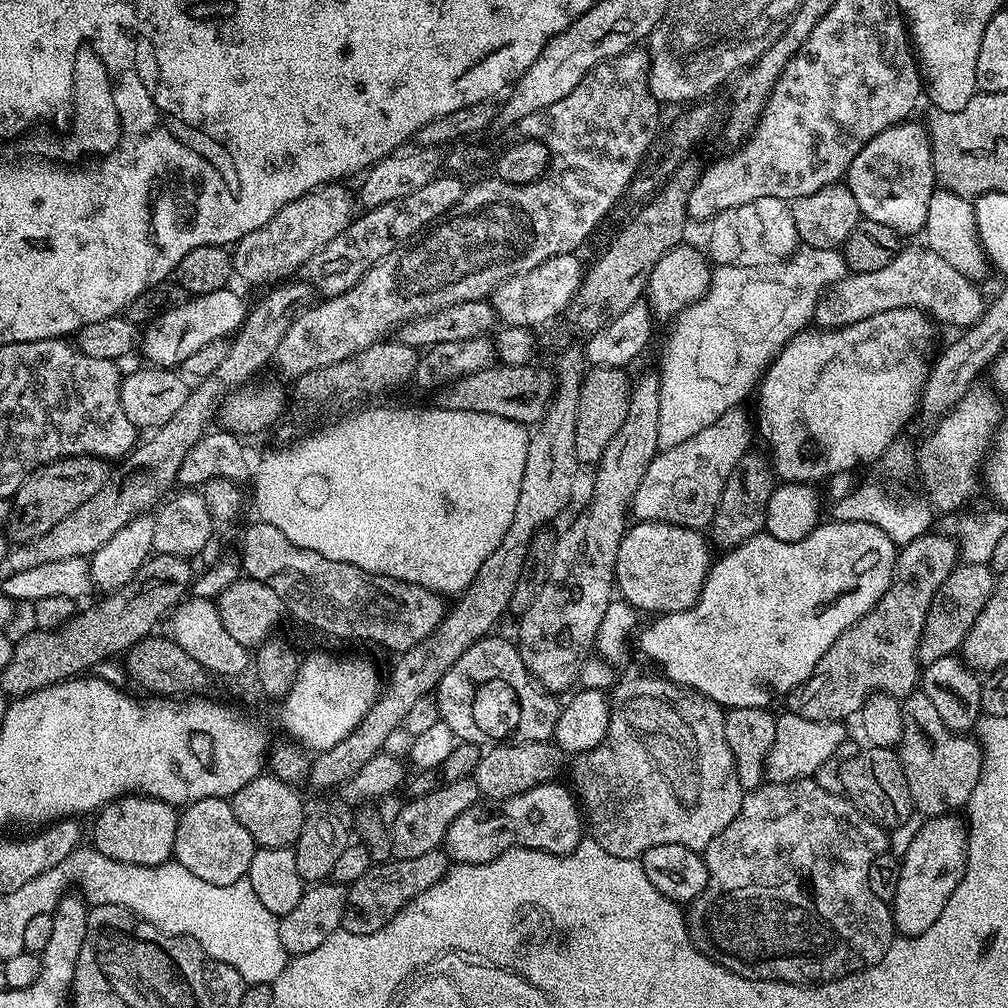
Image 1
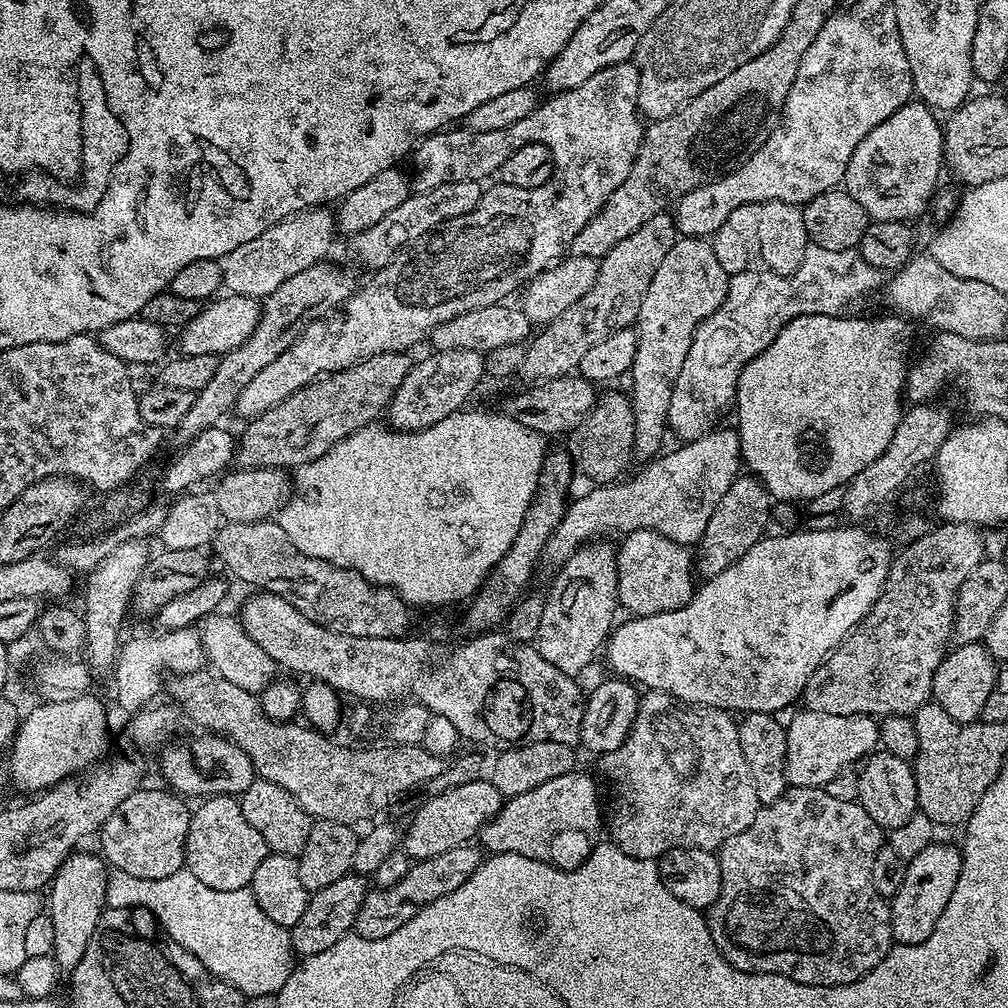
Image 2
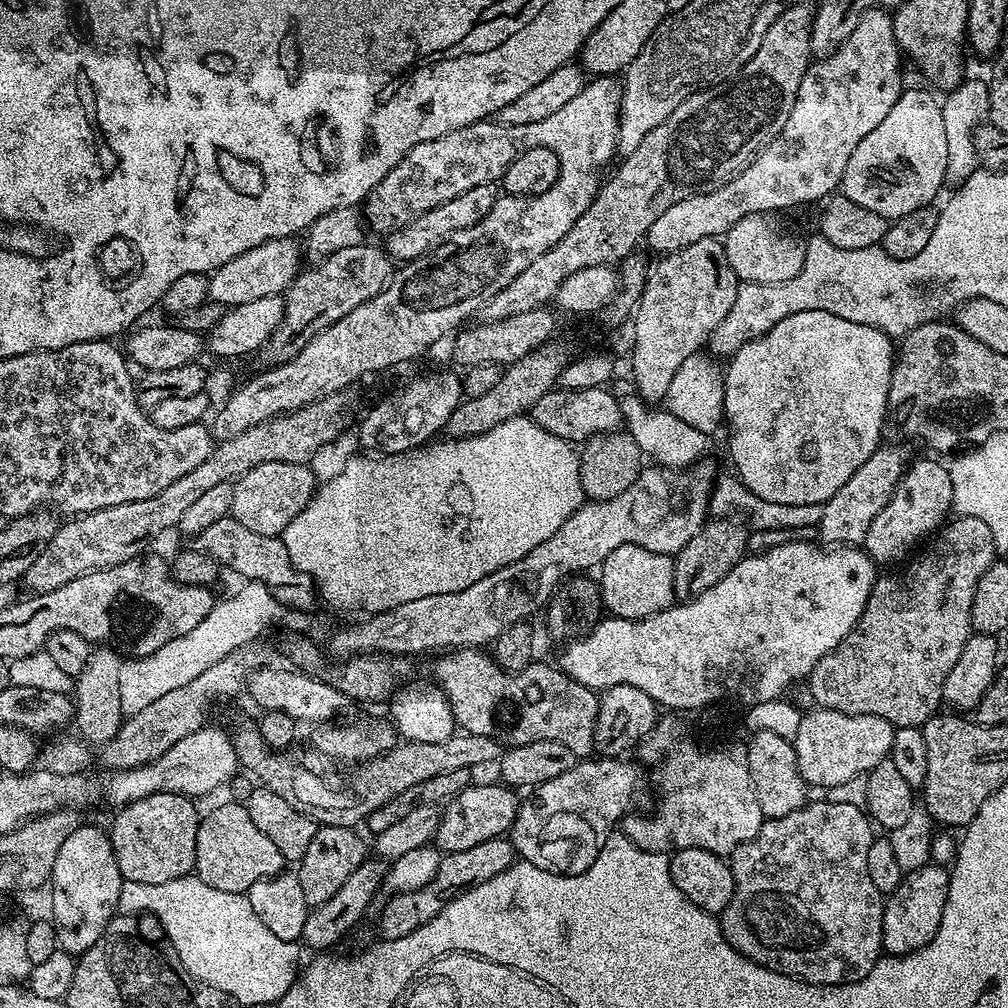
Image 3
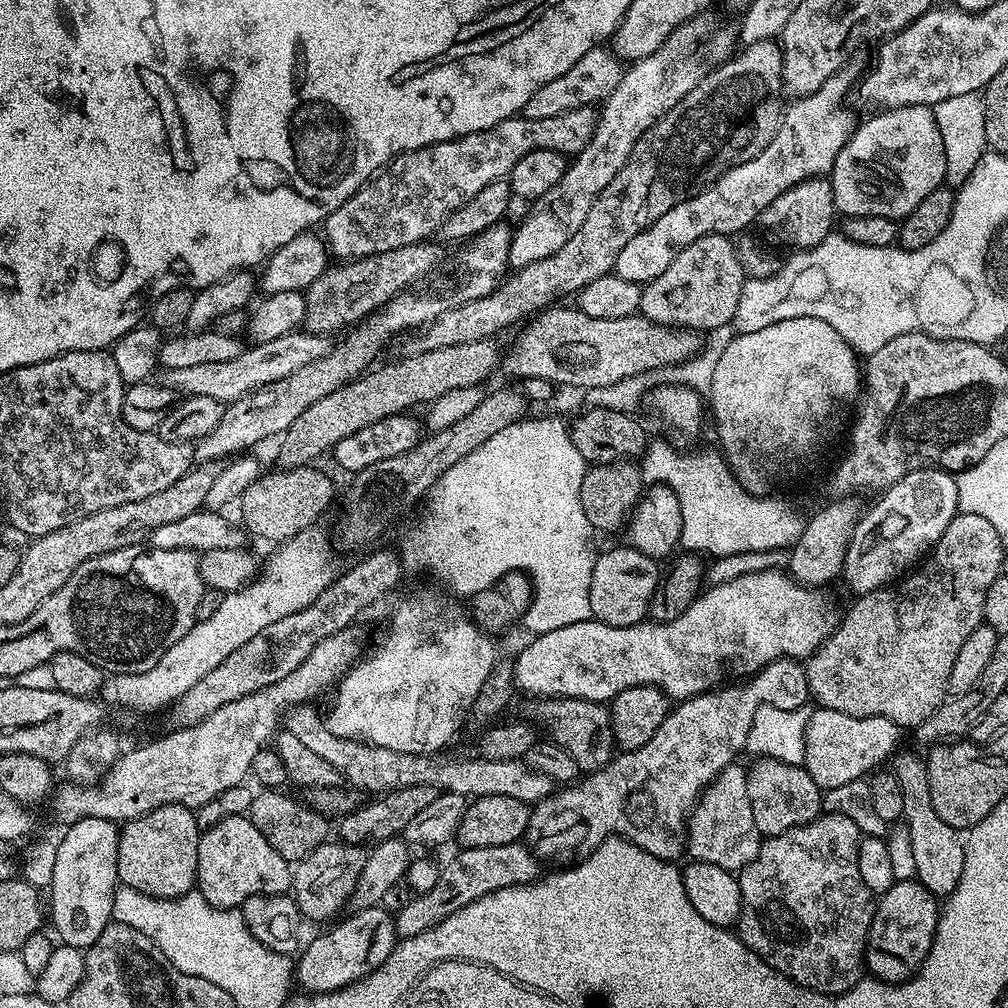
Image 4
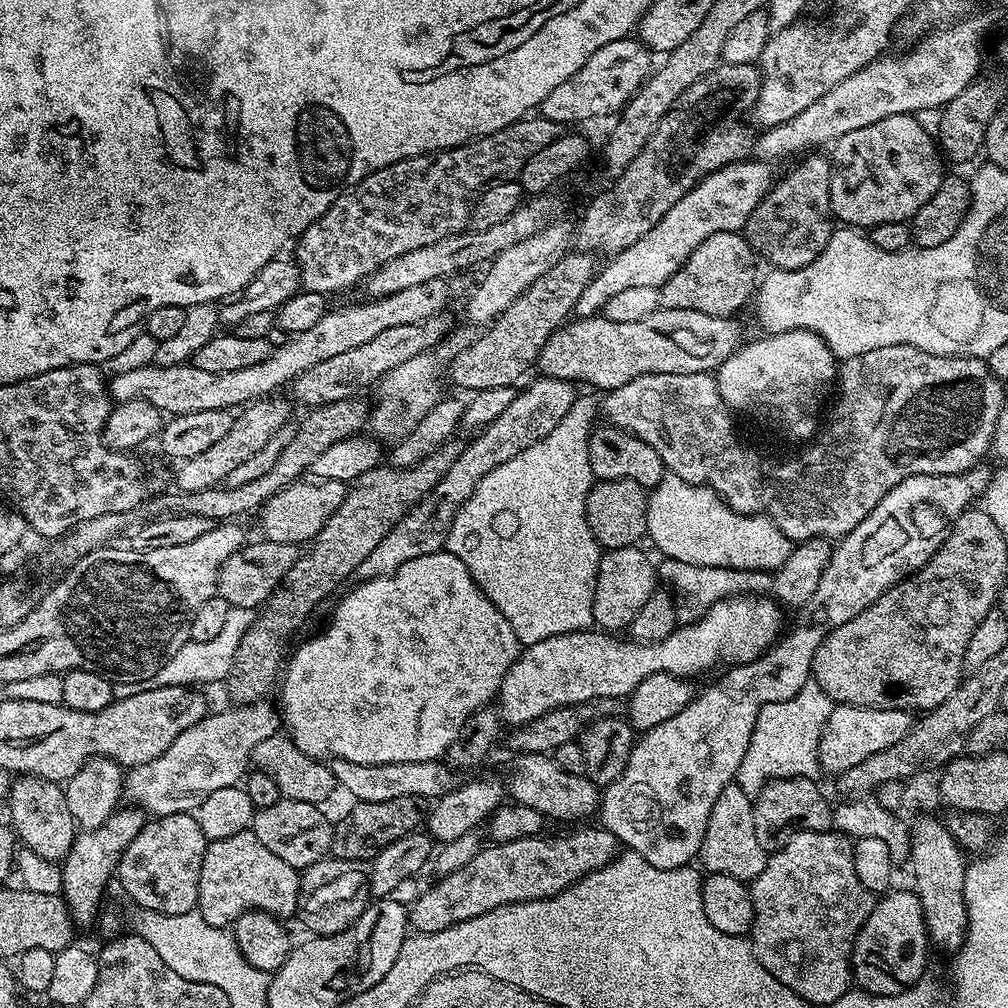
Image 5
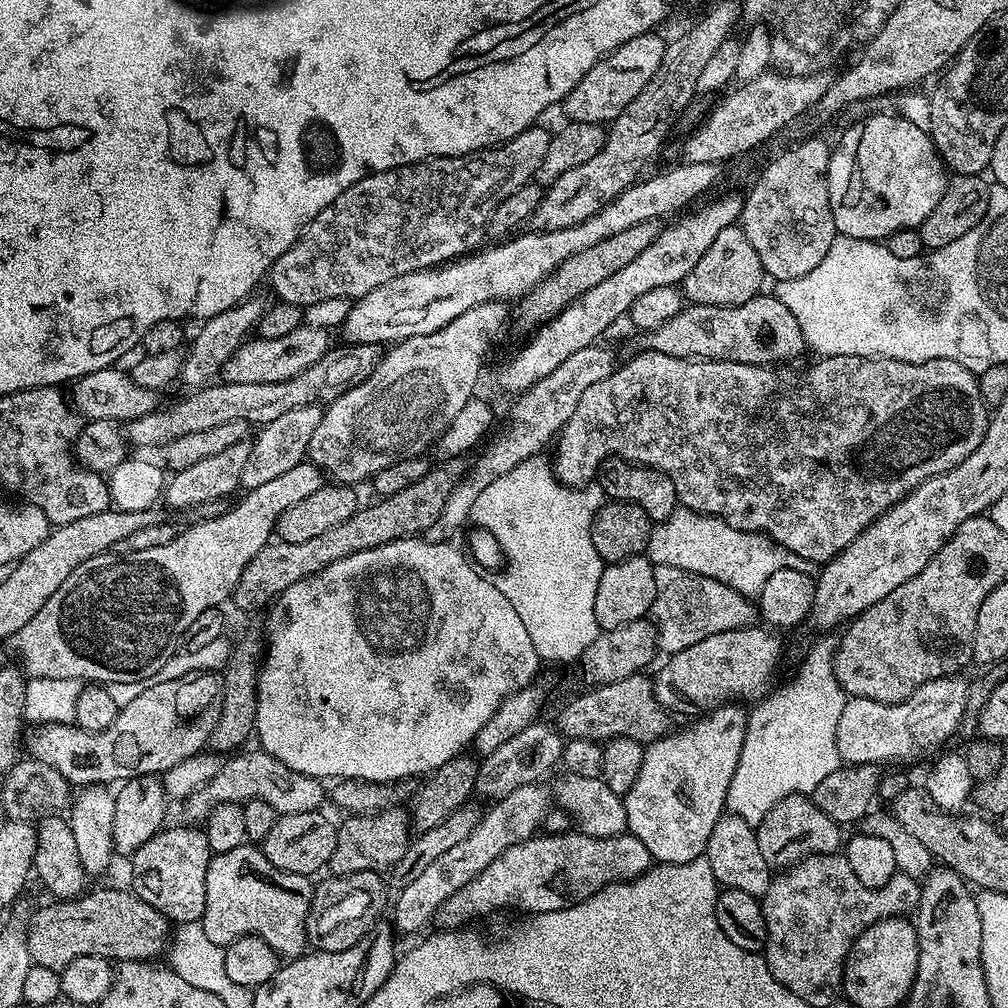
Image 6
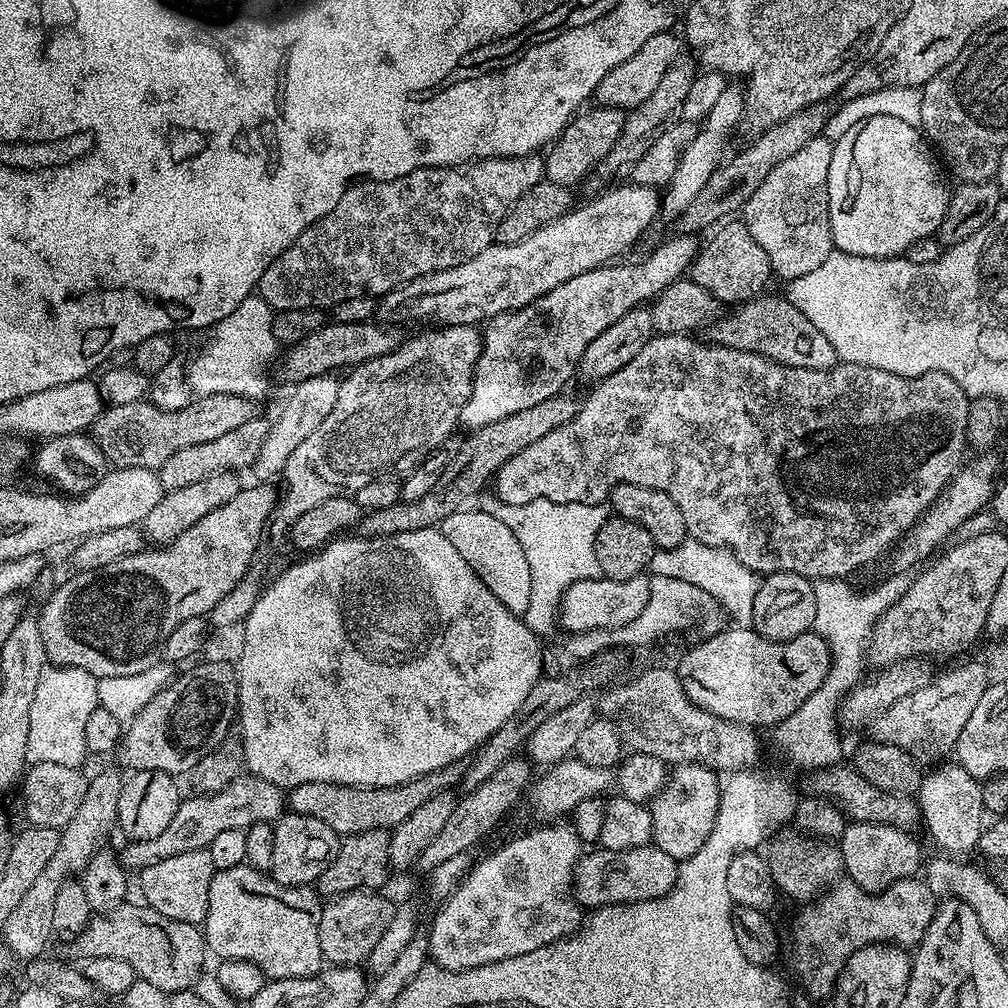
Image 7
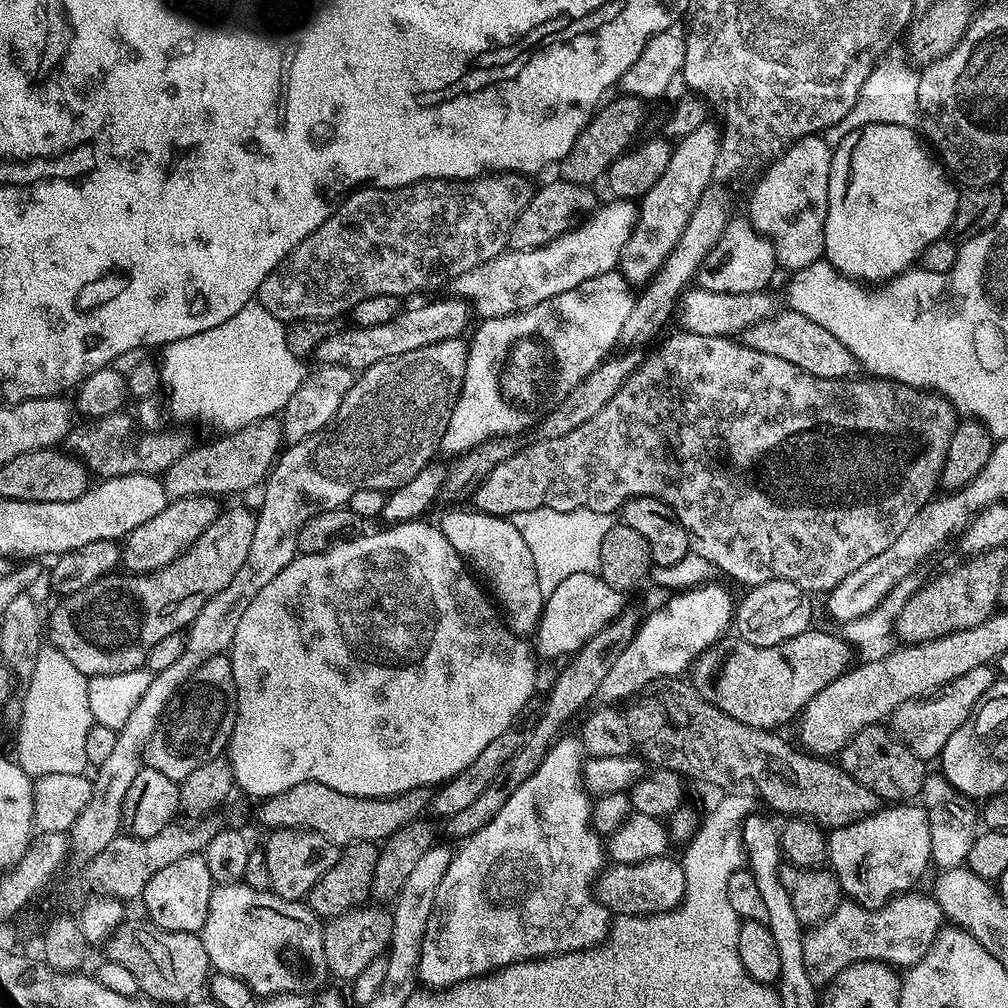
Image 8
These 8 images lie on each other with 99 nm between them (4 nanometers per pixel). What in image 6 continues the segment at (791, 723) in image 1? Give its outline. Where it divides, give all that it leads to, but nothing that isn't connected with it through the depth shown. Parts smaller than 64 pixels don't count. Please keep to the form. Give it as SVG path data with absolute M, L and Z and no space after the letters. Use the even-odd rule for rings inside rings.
M963 675L943 676L937 680L926 682L897 704L874 702L870 698L853 696L845 699L842 706L842 718L838 718L838 754L845 765L857 764L883 765L884 760L916 760L927 752L943 749L943 744L957 731L961 731L964 722L964 712L968 709L969 681Z

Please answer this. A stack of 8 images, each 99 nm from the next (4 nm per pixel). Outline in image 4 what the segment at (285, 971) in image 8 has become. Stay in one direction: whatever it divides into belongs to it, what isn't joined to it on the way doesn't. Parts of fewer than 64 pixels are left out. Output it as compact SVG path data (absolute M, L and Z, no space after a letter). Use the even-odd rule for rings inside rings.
M247 815L222 818L214 826L203 829L198 842L198 866L196 867L195 891L210 906L239 909L251 896L283 896L291 889L293 865L266 838L262 838L262 830L254 826L254 822Z

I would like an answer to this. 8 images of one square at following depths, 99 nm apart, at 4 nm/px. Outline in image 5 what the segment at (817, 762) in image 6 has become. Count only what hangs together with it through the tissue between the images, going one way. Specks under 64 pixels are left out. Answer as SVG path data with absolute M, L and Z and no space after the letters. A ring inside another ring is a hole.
M815 682L802 686L802 690L786 702L770 702L762 706L758 722L754 722L754 734L750 734L750 746L746 746L742 766L738 766L734 781L737 786L755 798L769 780L791 776L819 777L822 772L818 754L820 735L833 707L831 698Z

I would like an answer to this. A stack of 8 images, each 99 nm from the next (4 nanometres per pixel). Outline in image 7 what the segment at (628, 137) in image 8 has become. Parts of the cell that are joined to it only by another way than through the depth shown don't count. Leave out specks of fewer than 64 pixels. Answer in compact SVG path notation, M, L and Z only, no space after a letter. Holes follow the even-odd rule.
M592 106L573 116L559 138L553 140L547 149L544 156L546 179L572 188L579 180L586 179L595 168L599 169L604 159L610 154L610 150L614 150L614 142L618 142L618 134L622 134L625 115L623 108Z

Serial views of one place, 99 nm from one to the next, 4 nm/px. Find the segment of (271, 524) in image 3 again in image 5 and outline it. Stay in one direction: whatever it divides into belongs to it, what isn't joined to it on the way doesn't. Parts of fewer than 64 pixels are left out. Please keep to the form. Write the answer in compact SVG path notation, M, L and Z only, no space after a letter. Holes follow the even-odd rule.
M299 478L292 484L278 490L258 509L260 516L260 533L263 539L283 544L307 545L315 540L322 526L342 506L342 498L346 485L337 480L317 480L315 478Z

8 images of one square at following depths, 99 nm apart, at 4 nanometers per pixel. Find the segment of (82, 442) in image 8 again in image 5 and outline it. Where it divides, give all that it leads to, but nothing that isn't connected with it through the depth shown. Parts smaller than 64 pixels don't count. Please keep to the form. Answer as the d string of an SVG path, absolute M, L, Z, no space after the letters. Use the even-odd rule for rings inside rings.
M448 314L432 316L410 326L390 326L390 330L382 330L370 342L362 346L354 346L354 350L346 350L334 358L326 358L326 362L318 362L318 366L310 366L302 375L296 377L290 385L291 399L305 404L305 409L311 410L338 402L340 399L359 393L359 388L371 389L394 366L402 366L402 362L410 362L423 352L433 351L445 339L444 336L452 328L452 320ZM444 336L444 337L443 337Z

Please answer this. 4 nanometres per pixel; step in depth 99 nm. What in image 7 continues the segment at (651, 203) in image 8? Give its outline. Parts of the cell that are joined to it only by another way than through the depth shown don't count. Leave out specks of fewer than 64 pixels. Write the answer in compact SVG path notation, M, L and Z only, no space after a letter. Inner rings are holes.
M725 87L722 98L718 98L718 103L714 105L714 110L710 110L708 117L702 121L702 127L697 131L694 142L690 142L690 146L686 146L686 150L678 162L678 170L674 170L674 178L670 178L670 182L663 189L660 202L663 219L668 219L668 222L675 221L676 217L682 214L682 210L686 210L686 206L690 206L690 202L694 202L694 198L698 198L702 186L706 186L710 182L710 174L714 174L725 159L724 147L727 146L728 139L732 136L732 127L745 114L745 89L743 87Z

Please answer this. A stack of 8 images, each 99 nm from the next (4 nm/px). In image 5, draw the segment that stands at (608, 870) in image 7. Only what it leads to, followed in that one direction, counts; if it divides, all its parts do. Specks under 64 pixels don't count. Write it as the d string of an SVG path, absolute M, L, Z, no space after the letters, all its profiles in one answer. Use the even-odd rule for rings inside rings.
M580 826L577 832L572 832L569 836L548 836L541 834L539 836L531 836L530 838L522 838L514 842L506 842L505 844L492 844L491 846L481 847L478 854L474 854L474 858L470 858L470 862L466 862L466 866L462 866L458 870L454 870L448 876L440 876L437 884L433 888L428 889L417 898L413 904L410 904L410 924L417 933L437 932L438 930L446 930L450 926L454 926L458 922L466 922L470 918L478 918L478 914L486 914L490 910L494 910L503 904L521 904L522 902L530 902L531 900L549 900L551 896L557 896L559 892L564 892L567 888L572 887L581 880L583 876L589 876L591 872L596 872L599 868L605 868L618 855L618 841L614 834L610 834L610 830L606 830L603 826L596 828L584 828L588 826Z

